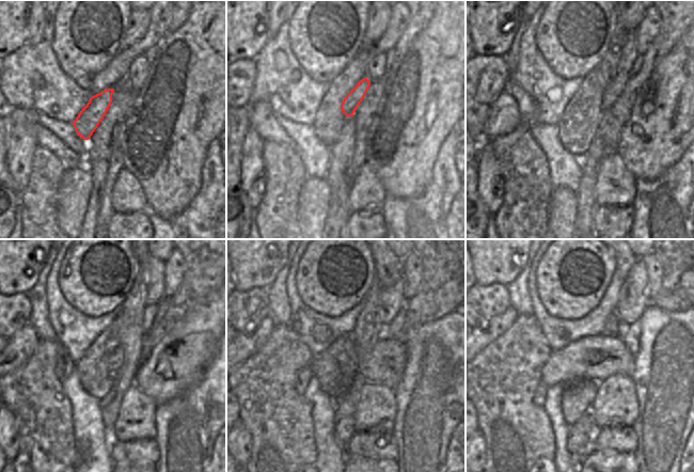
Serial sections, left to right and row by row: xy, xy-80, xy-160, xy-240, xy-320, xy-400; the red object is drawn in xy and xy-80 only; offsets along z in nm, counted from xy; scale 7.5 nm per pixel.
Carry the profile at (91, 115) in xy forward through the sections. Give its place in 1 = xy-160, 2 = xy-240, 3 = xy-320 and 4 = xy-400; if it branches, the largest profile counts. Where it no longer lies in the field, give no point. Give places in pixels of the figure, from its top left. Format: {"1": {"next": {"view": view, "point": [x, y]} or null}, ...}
{"1": {"next": {"view": "xy-160", "point": [614, 89]}}, "2": {"next": {"view": "xy-240", "point": [147, 319]}}, "3": {"next": {"view": "xy-320", "point": [391, 300]}}, "4": {"next": {"view": "xy-400", "point": [632, 300]}}}

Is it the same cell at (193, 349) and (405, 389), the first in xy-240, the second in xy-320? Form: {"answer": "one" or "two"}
{"answer": "two"}

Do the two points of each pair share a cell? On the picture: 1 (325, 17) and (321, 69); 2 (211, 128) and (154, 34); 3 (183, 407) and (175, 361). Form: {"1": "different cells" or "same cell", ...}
{"1": "same cell", "2": "different cells", "3": "different cells"}

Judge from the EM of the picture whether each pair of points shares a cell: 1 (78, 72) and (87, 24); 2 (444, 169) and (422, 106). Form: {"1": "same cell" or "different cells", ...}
{"1": "same cell", "2": "different cells"}

